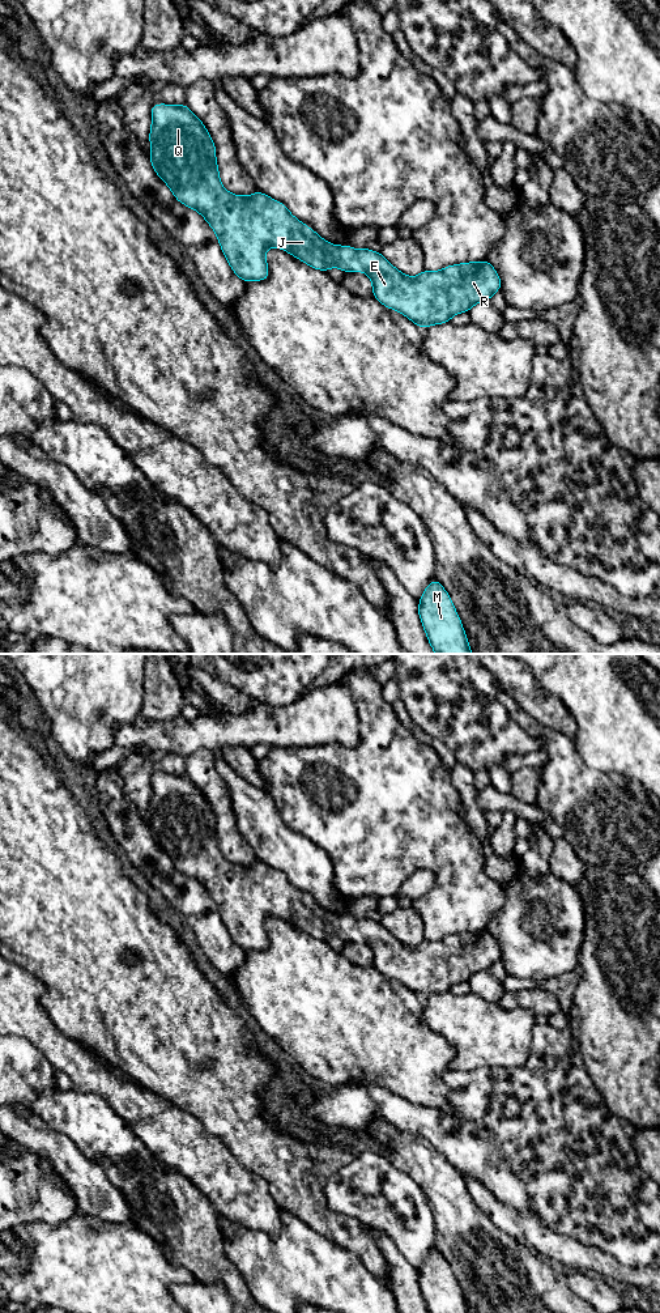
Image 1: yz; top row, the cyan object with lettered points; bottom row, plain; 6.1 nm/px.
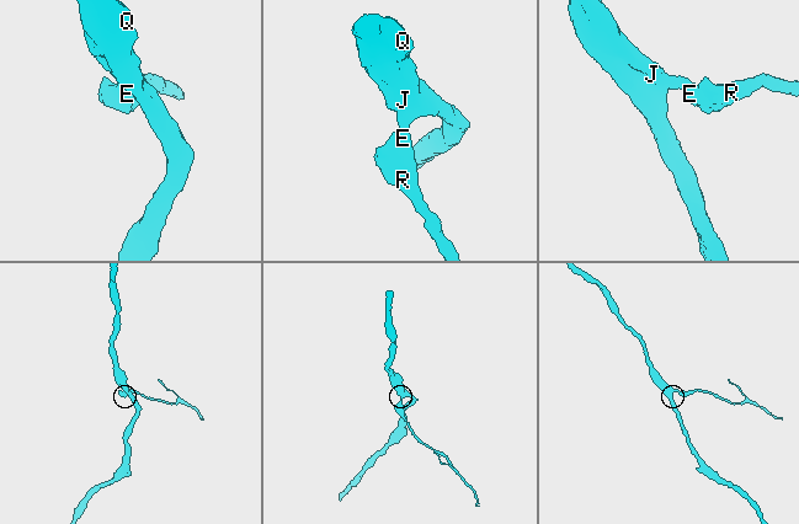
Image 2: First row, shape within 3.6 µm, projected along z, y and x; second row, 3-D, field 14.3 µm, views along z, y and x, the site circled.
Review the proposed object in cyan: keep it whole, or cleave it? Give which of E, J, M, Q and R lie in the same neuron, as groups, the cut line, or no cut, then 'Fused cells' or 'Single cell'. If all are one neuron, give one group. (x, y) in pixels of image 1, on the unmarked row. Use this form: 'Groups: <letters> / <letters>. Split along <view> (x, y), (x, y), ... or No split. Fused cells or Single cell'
Groups: E J M Q R. No split. Single cell

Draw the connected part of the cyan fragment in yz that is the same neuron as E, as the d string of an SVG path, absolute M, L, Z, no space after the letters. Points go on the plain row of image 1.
M157 773L153 774L150 785L152 798L149 803L149 828L156 844L158 844L169 855L179 872L197 880L206 889L218 908L221 919L229 931L230 938L244 952L267 949L269 947L269 939L265 930L265 919L269 917L282 918L315 939L327 942L332 936L338 936L345 943L363 940L372 952L374 966L387 978L393 978L401 982L422 999L431 994L447 993L454 985L468 982L477 972L489 970L495 961L501 960L502 951L487 929L477 932L467 931L454 934L437 942L423 939L418 946L409 947L396 939L380 922L375 922L369 917L357 921L349 914L332 914L319 906L315 900L297 889L288 880L285 874L267 866L259 859L251 866L239 866L226 861L220 850L216 815L203 791L186 773L180 776Z

